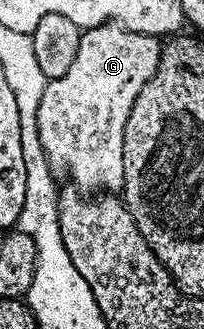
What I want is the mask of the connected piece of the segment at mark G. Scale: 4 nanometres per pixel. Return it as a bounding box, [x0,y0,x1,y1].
[38,23,163,191]

